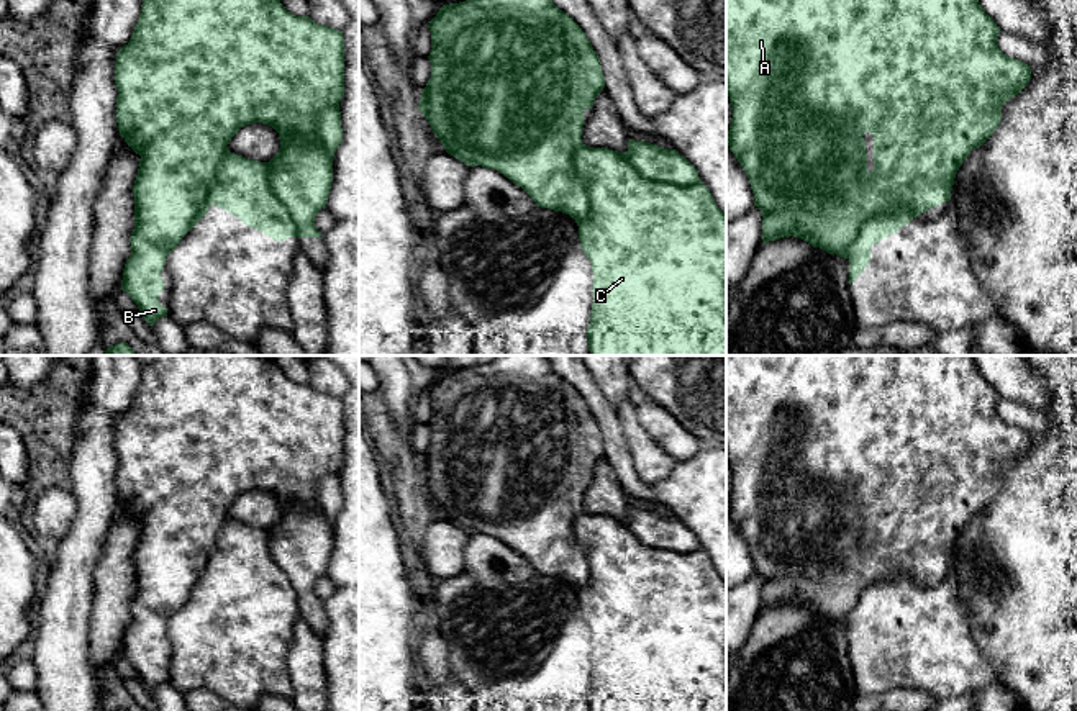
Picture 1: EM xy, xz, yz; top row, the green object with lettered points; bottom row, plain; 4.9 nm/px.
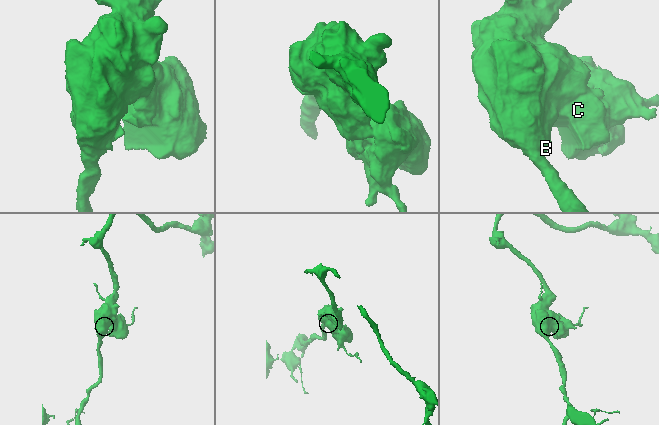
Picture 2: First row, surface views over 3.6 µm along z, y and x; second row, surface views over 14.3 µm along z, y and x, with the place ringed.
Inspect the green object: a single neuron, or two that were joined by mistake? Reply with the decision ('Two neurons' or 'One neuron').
One neuron

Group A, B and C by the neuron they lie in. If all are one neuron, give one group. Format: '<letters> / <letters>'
A B C

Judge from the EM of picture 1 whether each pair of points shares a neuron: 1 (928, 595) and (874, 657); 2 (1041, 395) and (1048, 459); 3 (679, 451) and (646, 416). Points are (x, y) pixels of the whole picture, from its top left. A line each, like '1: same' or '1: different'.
1: same
2: different
3: same

